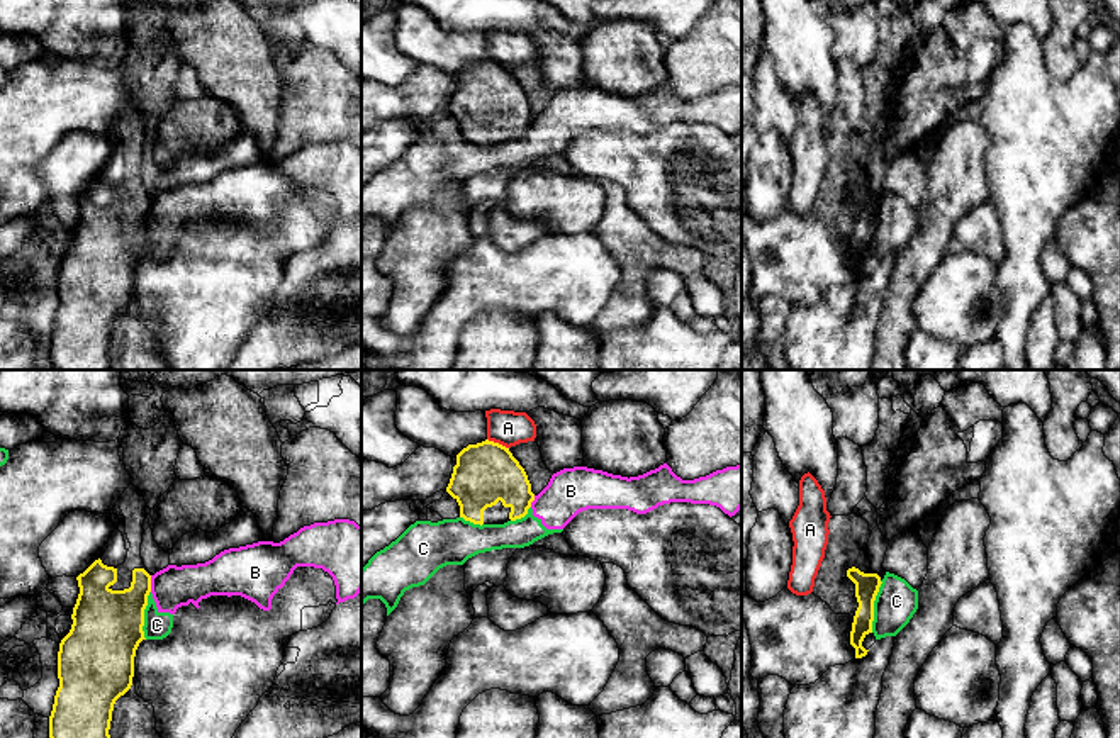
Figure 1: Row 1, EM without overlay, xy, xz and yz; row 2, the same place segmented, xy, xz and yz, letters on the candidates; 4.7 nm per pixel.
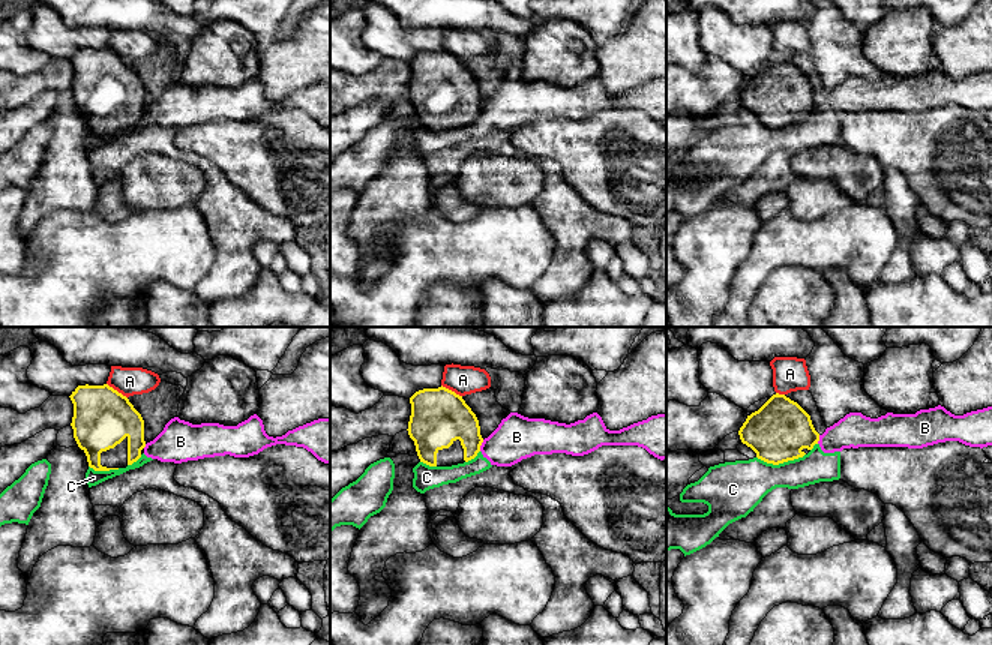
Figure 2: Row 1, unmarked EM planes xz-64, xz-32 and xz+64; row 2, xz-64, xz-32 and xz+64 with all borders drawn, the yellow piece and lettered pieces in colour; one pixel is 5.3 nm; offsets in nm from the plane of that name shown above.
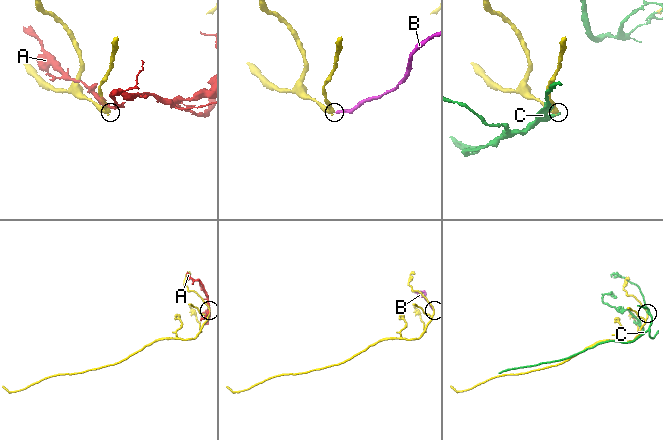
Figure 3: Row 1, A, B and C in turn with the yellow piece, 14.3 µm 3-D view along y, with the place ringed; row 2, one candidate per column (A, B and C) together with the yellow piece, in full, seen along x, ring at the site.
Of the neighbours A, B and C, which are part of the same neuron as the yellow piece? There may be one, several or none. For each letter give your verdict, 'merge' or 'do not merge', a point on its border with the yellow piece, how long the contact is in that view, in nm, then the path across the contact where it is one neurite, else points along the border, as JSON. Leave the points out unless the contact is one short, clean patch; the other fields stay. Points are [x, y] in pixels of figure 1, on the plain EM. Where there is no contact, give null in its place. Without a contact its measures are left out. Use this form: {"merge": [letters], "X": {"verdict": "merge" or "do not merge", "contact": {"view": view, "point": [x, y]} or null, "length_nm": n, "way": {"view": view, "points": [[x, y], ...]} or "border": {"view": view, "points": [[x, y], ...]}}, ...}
{"merge": [], "A": {"verdict": "do not merge", "contact": {"view": "xz", "point": [498, 63]}, "length_nm": 120, "border": {"view": "xz", "points": [[487, 58], [508, 68]]}}, "B": {"verdict": "do not merge", "contact": {"view": "xy", "point": [150, 204]}, "length_nm": 80, "border": {"view": "xy", "points": [[150, 195], [151, 211]]}}, "C": {"verdict": "do not merge", "contact": {"view": "yz", "point": [873, 226]}, "length_nm": 260}}

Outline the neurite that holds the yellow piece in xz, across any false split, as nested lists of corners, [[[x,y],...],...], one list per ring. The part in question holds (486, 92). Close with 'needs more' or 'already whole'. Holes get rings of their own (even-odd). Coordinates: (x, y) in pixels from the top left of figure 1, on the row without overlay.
[[[489,59],[468,64],[456,75],[456,85],[446,112],[458,122],[460,137],[480,146],[521,139],[535,120],[524,88],[509,68]]]; needs more

